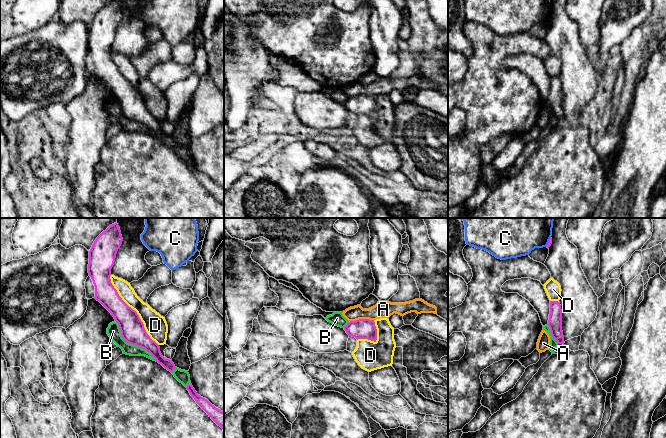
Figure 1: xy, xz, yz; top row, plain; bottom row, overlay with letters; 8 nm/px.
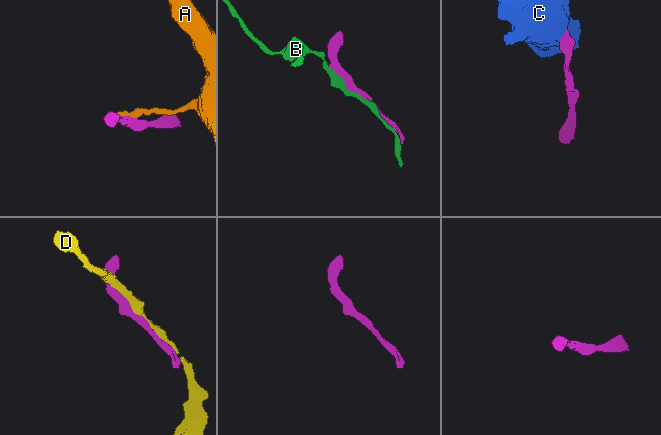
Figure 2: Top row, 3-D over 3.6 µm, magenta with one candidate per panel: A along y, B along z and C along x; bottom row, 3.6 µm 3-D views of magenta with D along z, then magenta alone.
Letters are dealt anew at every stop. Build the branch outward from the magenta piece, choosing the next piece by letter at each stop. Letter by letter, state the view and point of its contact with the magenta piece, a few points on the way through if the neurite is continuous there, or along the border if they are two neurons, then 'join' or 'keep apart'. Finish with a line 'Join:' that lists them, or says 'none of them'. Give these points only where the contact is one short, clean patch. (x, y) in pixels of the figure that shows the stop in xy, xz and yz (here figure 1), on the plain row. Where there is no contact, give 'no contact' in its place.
A: meets magenta in xz at (361, 95); border along xz (373, 95), (356, 95), (349, 98); keep apart
B: meets magenta in xy at (131, 119); keep apart
C: meets magenta in yz at (549, 18); border along yz (550, 13), (546, 22); keep apart
D: meets magenta in xy at (134, 86); keep apart
Join: none of them

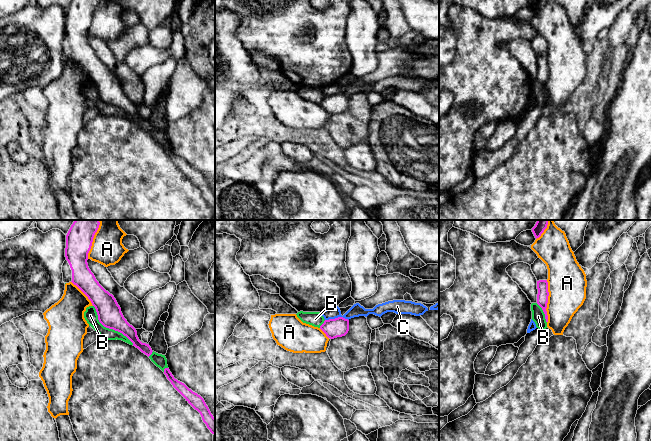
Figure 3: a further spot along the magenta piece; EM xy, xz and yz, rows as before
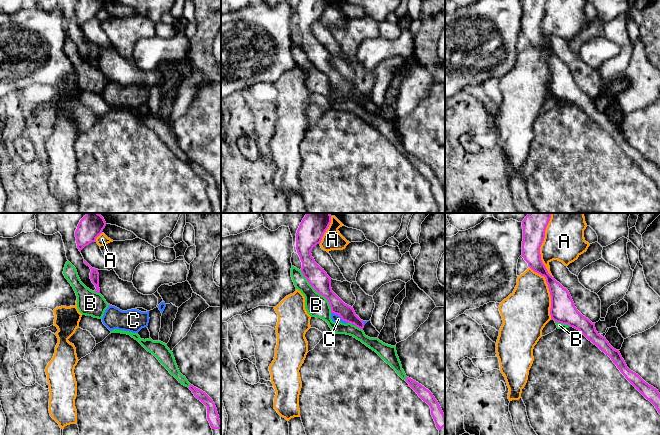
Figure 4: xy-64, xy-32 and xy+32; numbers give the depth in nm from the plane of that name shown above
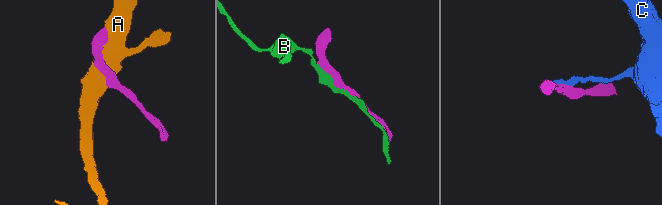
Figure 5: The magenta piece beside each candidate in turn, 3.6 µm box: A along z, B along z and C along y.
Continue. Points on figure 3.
A: meets magenta in yz at (547, 77); keep apart
B: meets magenta in xy at (108, 103); keep apart
C: meets magenta in xz at (336, 94); border along xz (348, 95), (335, 93), (325, 96); keep apart
Join: none of them

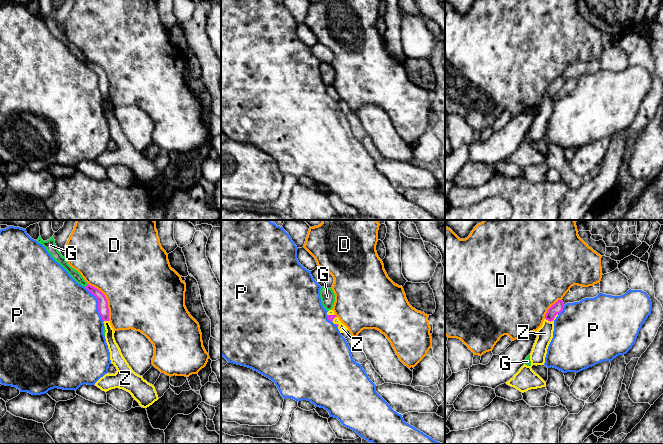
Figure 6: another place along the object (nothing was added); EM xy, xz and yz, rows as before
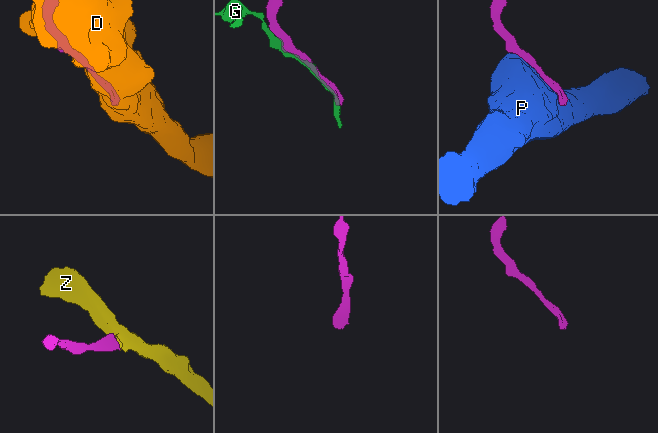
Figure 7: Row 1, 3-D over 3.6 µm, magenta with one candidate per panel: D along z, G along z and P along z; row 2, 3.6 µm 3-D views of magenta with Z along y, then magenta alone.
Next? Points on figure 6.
D: meets magenta in xy at (106, 75); keep apart
G: meets magenta in xy at (86, 62); keep apart
P: meets magenta in xy at (98, 80); keep apart
Z: meets magenta in yz at (552, 96); runs through yz (557, 84), (552, 89), (552, 96), (548, 100), (545, 109); join
Join: Z

